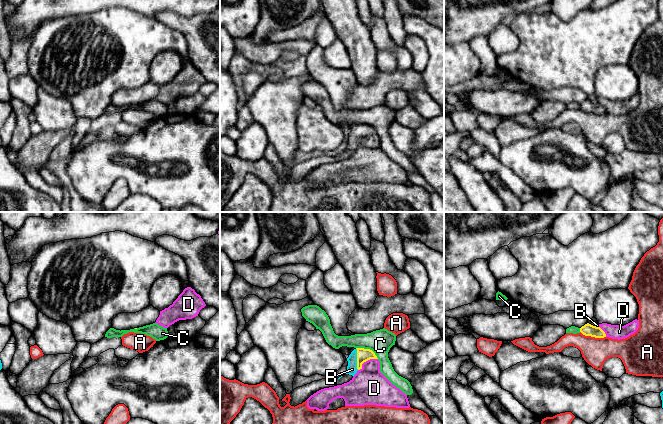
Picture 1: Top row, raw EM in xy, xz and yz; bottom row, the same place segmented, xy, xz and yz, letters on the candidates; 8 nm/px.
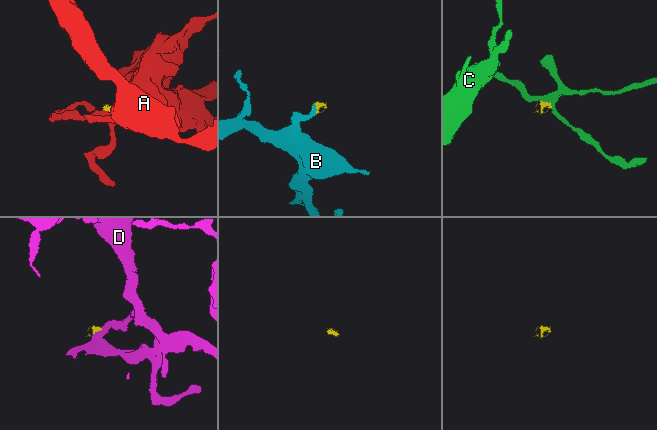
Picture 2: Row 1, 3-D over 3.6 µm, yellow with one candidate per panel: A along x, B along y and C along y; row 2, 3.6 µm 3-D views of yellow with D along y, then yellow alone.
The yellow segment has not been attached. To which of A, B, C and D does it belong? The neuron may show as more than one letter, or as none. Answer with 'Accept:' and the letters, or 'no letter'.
Accept: B, D

